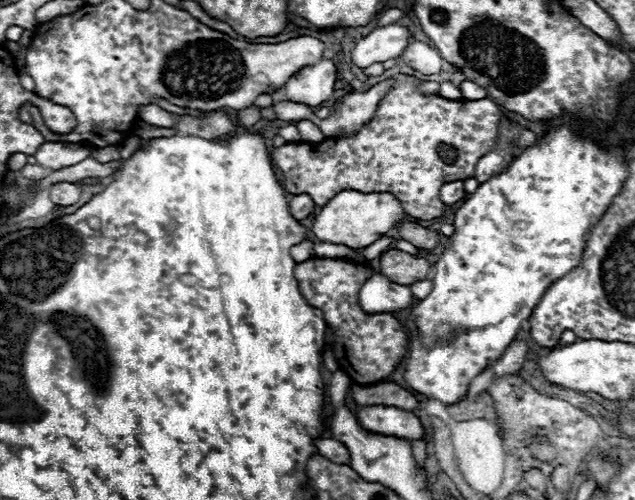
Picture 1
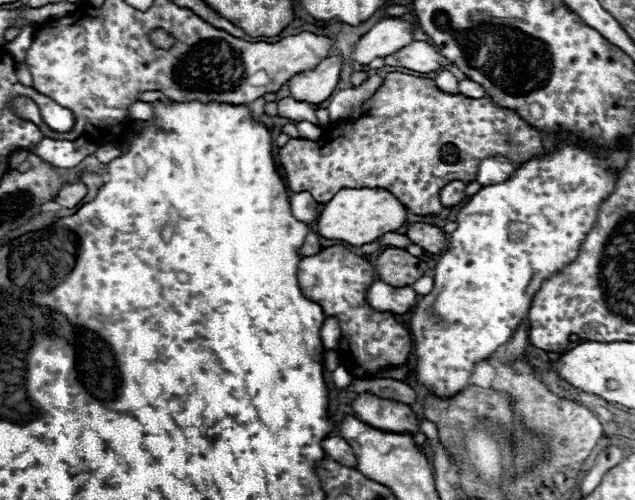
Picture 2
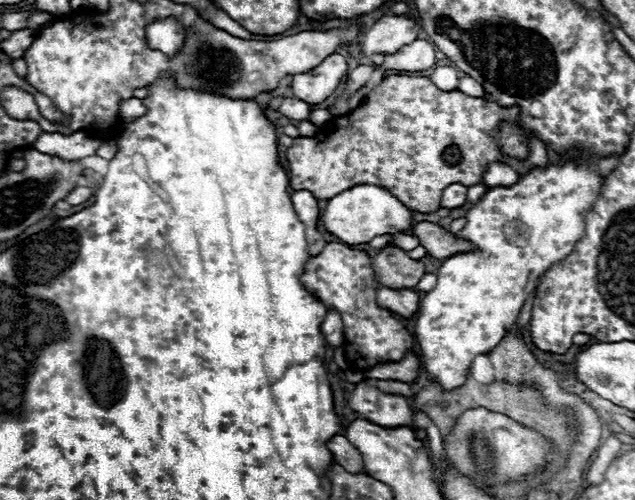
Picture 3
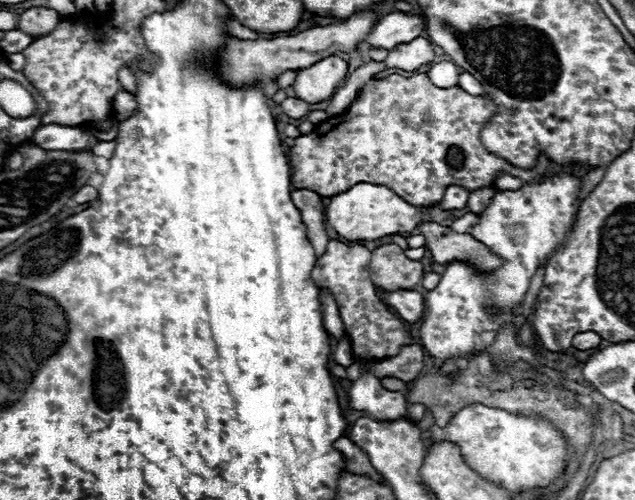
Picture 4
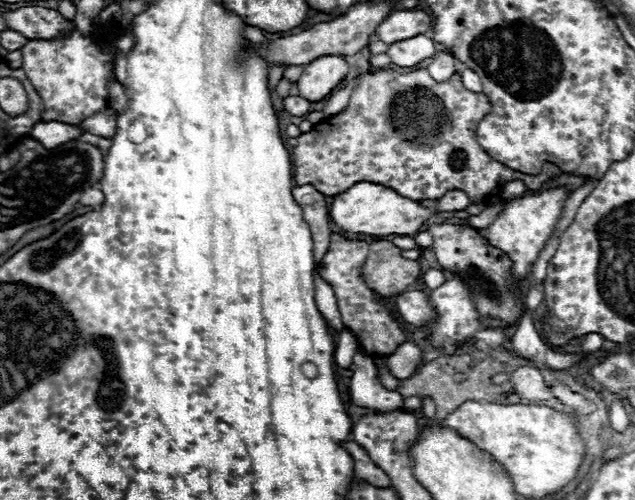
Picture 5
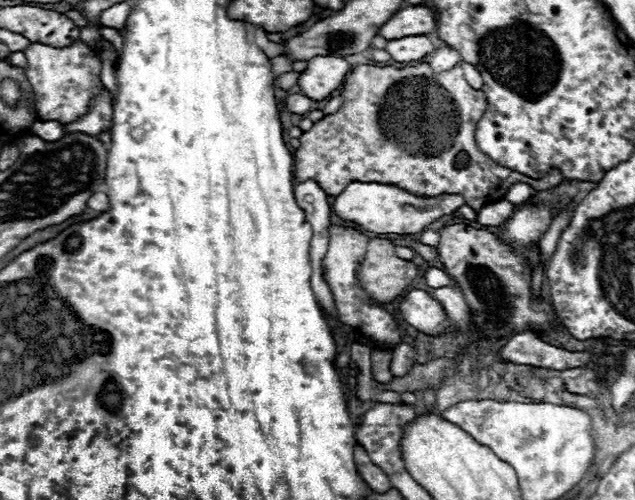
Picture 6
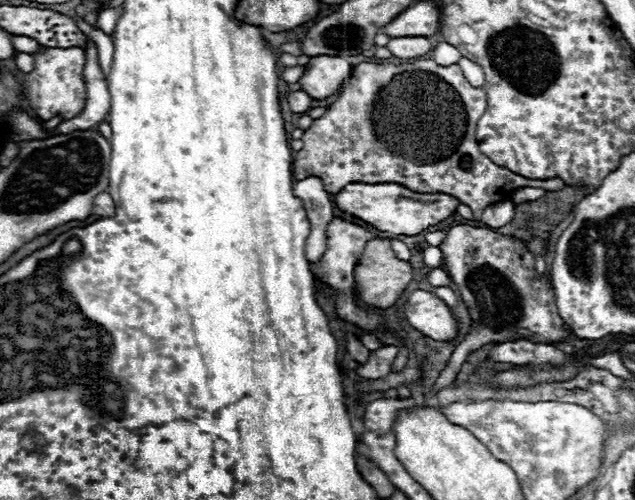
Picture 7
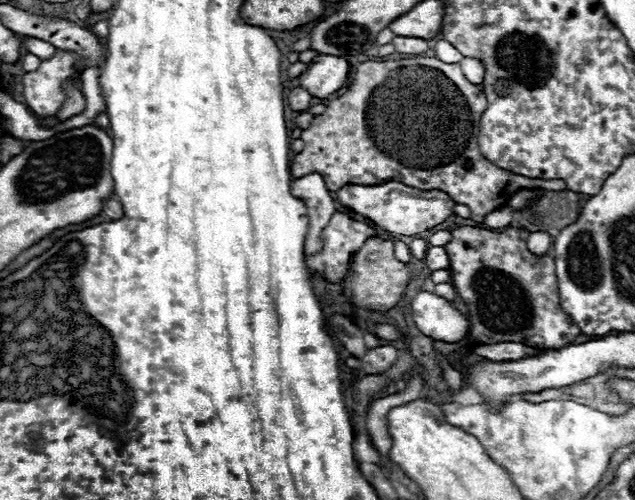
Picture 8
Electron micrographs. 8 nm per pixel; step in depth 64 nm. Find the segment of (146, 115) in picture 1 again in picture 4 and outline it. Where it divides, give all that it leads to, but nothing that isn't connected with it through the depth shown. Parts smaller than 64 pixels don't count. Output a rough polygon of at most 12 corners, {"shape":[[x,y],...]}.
{"shape":[[126,90],[114,96],[114,116],[128,118],[136,110],[134,96]]}

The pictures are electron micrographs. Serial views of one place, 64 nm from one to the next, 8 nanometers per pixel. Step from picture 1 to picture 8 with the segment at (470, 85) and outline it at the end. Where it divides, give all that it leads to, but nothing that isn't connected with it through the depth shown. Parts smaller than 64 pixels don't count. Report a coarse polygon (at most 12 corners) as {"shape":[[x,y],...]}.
{"shape":[[478,58],[460,62],[464,76],[472,84],[484,82],[484,64]]}

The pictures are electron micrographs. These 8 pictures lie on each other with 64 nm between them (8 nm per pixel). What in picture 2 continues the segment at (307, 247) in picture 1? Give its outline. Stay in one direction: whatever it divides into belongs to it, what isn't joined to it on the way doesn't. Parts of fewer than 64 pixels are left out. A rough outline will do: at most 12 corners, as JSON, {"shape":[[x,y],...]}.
{"shape":[[308,232],[302,256],[314,256],[322,250],[318,232]]}

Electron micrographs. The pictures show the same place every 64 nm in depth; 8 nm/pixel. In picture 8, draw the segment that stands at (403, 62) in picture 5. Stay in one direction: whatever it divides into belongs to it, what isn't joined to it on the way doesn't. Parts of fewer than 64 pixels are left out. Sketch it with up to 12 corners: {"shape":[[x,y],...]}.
{"shape":[[396,36],[392,40],[400,54],[422,54],[428,42],[422,38]]}

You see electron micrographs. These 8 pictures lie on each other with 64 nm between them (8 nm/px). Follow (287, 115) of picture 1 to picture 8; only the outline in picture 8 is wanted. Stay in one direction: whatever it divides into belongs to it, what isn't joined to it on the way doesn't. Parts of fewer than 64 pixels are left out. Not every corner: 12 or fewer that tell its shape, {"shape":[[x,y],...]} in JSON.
{"shape":[[292,88],[288,102],[292,110],[308,110],[312,94],[308,90]]}

